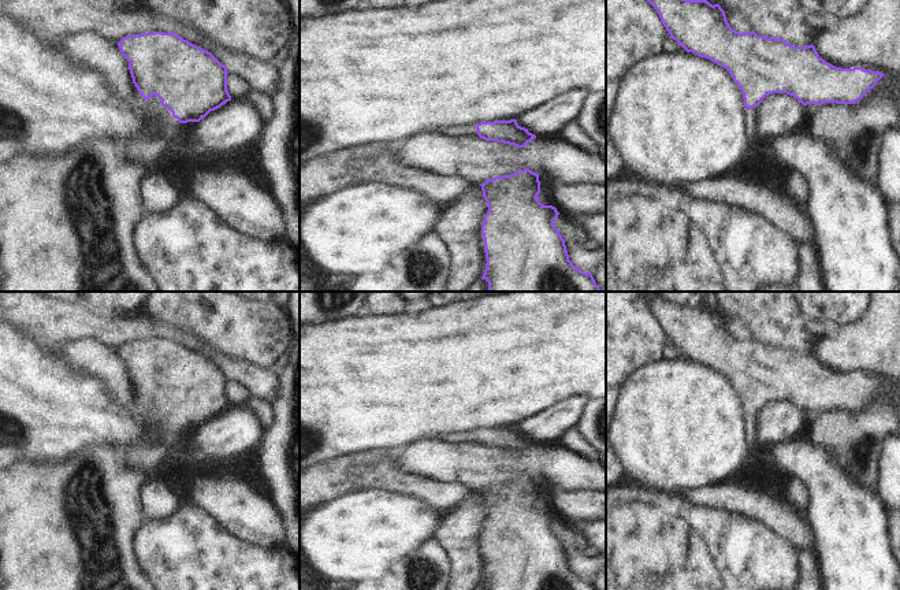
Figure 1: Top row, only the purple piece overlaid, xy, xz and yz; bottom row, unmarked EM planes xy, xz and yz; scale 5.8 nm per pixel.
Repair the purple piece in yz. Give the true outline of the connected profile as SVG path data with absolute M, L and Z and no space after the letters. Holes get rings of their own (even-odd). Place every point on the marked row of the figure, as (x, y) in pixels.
M647 0L658 12L662 25L687 52L722 66L743 93L745 131L751 142L759 131L758 105L773 93L786 93L803 105L825 103L855 104L885 75L862 67L841 68L825 62L815 47L793 47L784 38L758 36L754 30L733 30L719 4L707 0Z

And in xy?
M141 33L126 36L118 47L129 62L129 70L135 85L134 97L141 108L155 111L163 122L163 140L150 140L145 134L138 141L124 144L124 157L130 163L142 164L149 172L156 171L156 162L167 151L167 138L179 125L200 122L211 111L231 100L227 90L227 67L211 52L183 40L175 33Z

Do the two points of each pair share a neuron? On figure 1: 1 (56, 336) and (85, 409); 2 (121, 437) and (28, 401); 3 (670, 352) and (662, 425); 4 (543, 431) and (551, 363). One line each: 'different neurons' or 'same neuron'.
1: different neurons
2: same neuron
3: different neurons
4: different neurons

